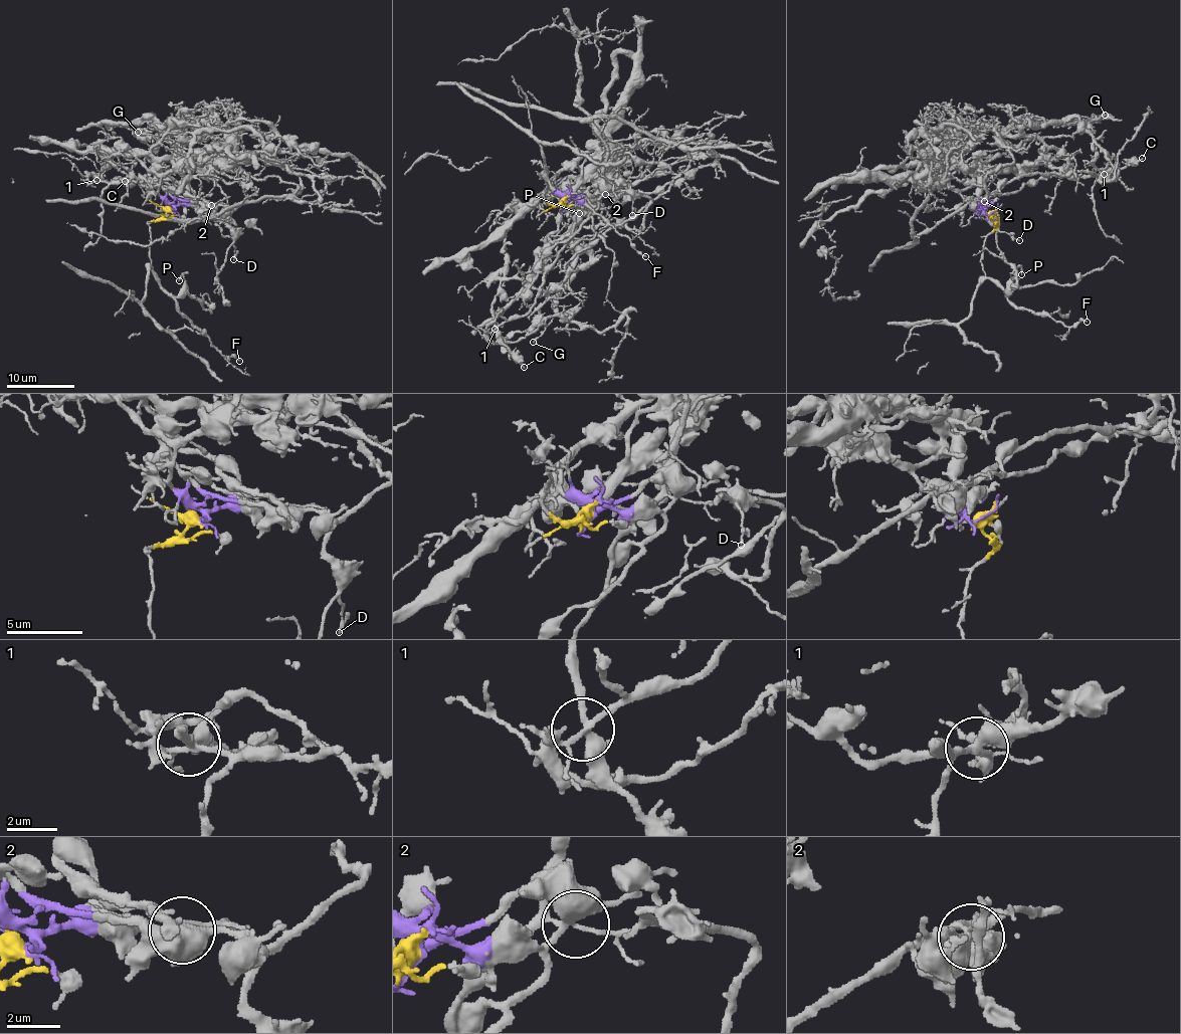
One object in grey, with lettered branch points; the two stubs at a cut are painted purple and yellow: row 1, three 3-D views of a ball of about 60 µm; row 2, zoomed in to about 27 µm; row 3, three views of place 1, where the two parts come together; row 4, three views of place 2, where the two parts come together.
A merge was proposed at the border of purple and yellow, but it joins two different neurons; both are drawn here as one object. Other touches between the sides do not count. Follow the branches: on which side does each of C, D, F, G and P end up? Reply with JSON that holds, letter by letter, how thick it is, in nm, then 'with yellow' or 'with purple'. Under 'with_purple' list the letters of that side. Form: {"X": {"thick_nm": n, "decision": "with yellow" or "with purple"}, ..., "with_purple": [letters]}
{"C": {"thick_nm": 260, "decision": "with purple"}, "D": {"thick_nm": 130, "decision": "with purple"}, "F": {"thick_nm": 150, "decision": "with yellow"}, "G": {"thick_nm": 190, "decision": "with purple"}, "P": {"thick_nm": 150, "decision": "with yellow"}, "with_purple": ["C", "D", "G"]}

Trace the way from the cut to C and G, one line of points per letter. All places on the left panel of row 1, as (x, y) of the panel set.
C: (170, 209), (161, 181), (144, 164), (114, 148), (95, 180), (110, 184), (126, 182)
G: (170, 209), (151, 150), (172, 125), (163, 125), (155, 119), (151, 131), (146, 132), (150, 138), (138, 132)

